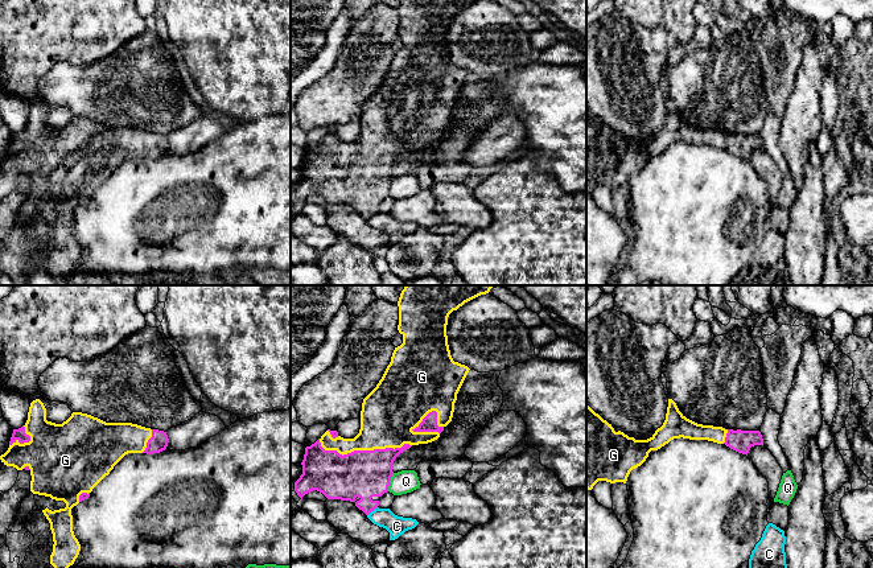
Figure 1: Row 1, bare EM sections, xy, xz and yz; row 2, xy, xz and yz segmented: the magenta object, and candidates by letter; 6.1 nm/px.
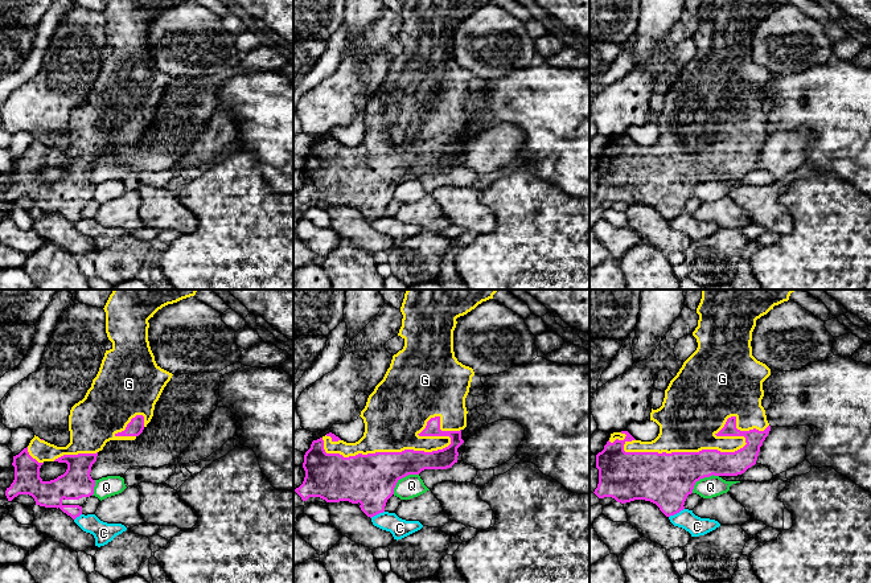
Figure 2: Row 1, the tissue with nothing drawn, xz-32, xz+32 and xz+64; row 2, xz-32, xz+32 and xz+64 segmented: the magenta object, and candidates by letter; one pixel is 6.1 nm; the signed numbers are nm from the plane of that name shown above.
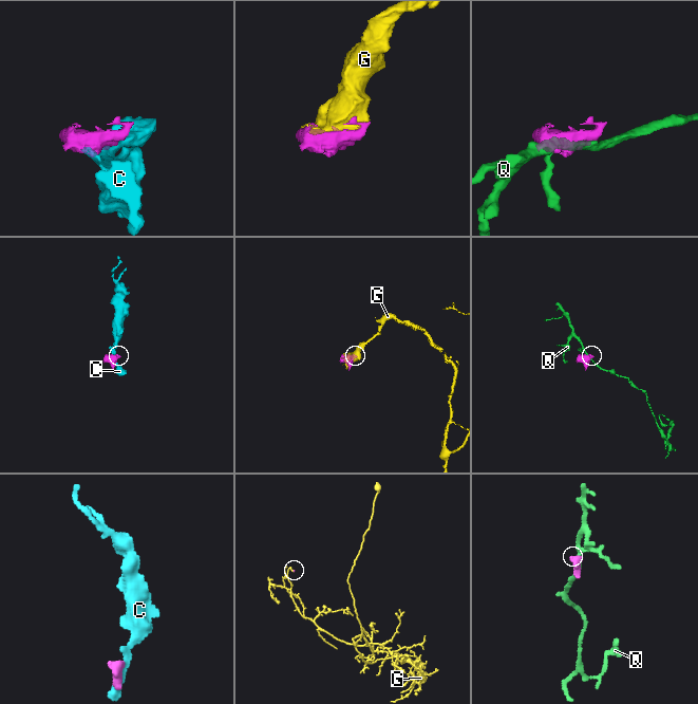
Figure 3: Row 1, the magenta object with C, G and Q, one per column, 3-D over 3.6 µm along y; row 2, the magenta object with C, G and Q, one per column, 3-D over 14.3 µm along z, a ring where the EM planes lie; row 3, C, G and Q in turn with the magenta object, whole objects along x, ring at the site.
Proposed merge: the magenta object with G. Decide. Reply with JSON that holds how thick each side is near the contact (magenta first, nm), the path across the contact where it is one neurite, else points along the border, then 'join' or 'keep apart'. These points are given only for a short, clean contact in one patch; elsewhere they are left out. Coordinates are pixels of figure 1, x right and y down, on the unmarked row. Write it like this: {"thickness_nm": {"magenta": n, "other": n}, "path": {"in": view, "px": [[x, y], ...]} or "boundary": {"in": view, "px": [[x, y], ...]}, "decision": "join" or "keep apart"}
{"thickness_nm": {"magenta": 280, "other": 340}, "decision": "join"}

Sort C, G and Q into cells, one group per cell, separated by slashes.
C / G / Q

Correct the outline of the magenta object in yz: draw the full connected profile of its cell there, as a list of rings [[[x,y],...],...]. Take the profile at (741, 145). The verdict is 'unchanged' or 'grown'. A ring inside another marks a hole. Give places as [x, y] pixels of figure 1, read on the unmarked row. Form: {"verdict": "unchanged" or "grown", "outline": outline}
{"verdict": "grown", "outline": [[[668,103],[666,124],[647,144],[635,144],[615,136],[586,108],[586,193],[598,185],[626,188],[630,176],[641,170],[651,155],[658,155],[674,143],[708,144],[725,148],[746,159],[754,149],[763,149],[759,135],[733,135],[703,129],[687,123],[672,103]]]}

